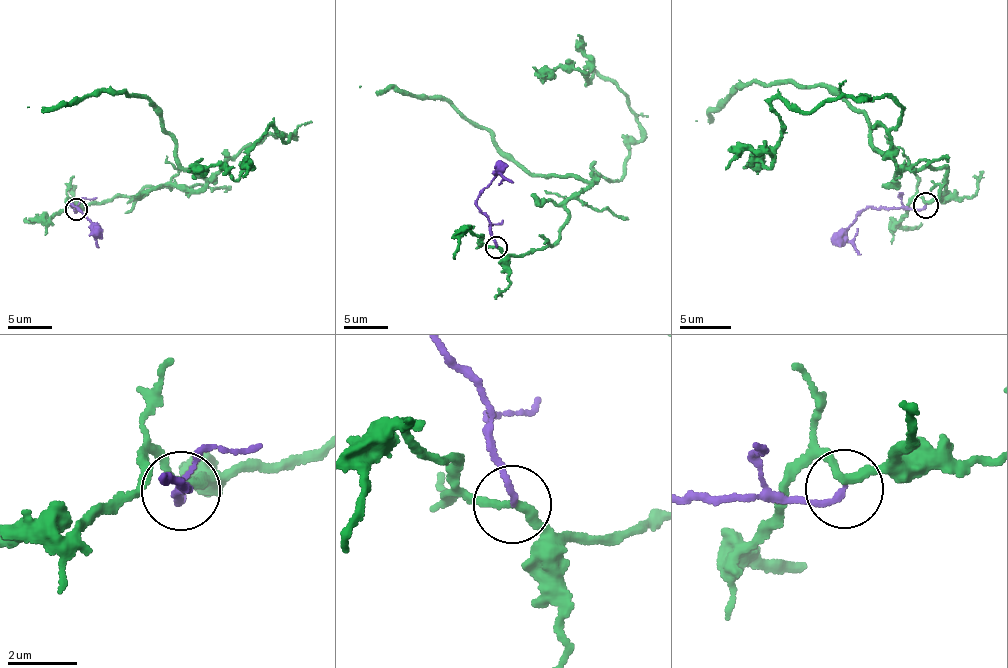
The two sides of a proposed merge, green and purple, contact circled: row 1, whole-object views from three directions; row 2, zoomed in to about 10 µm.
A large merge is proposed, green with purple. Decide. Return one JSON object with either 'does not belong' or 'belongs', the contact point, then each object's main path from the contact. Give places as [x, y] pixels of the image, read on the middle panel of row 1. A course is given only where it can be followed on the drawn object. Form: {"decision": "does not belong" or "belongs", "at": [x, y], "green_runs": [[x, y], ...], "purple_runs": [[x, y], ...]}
{"decision": "does not belong", "at": [496, 247], "green_runs": [[495, 247], [553, 246], [565, 203], [600, 175], [619, 179], [641, 139], [624, 94], [595, 70], [546, 79]], "purple_runs": [[495, 247], [490, 221], [477, 205], [478, 196], [498, 175], [513, 182]]}

